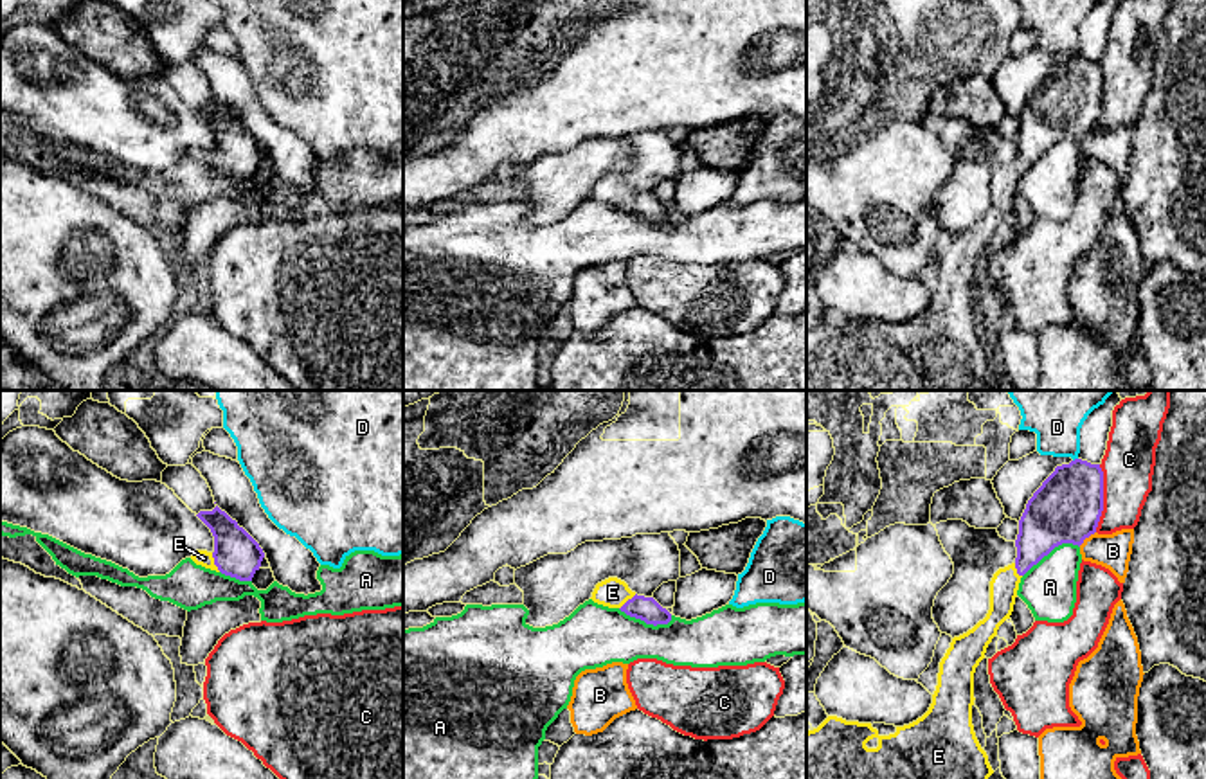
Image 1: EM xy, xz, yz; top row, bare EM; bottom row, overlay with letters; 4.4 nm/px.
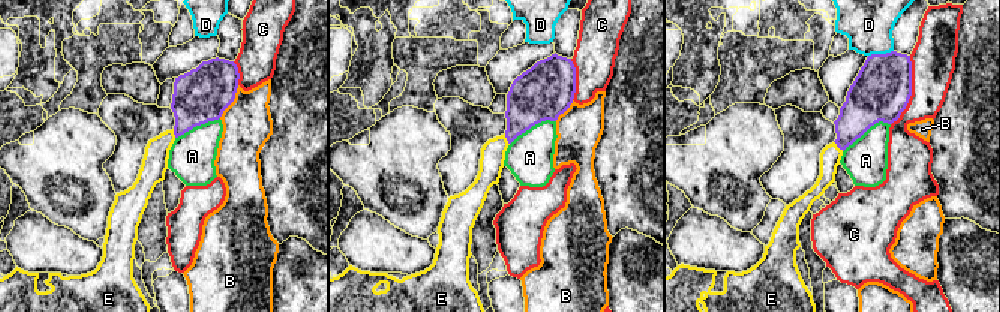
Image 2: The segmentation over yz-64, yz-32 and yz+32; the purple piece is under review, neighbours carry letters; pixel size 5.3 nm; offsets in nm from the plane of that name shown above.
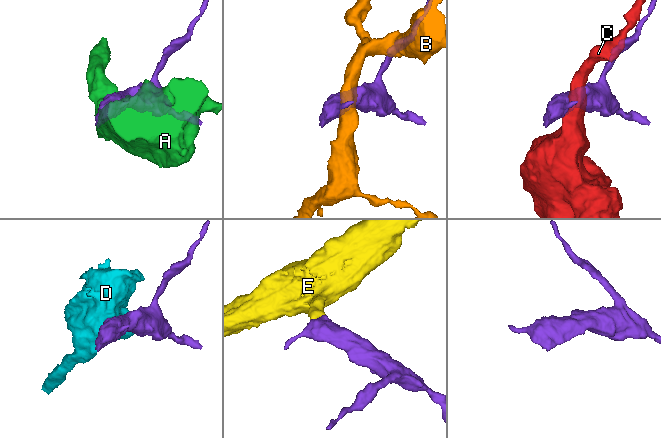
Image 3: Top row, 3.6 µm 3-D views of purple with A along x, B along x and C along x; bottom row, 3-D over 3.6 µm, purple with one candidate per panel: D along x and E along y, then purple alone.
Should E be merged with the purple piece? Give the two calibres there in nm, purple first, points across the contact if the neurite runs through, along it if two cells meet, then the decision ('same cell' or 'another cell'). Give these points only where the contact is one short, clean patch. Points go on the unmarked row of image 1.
200/70 nm | across xy (236, 150), (215, 159), (204, 155) | same cell

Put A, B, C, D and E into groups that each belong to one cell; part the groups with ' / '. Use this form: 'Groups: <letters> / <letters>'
Groups: A / B / C / D / E

